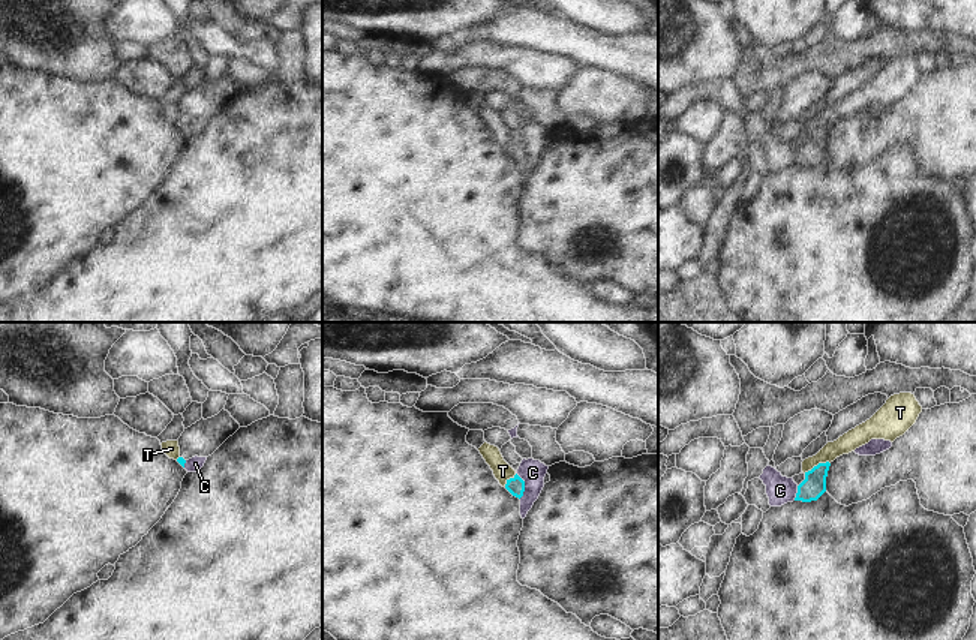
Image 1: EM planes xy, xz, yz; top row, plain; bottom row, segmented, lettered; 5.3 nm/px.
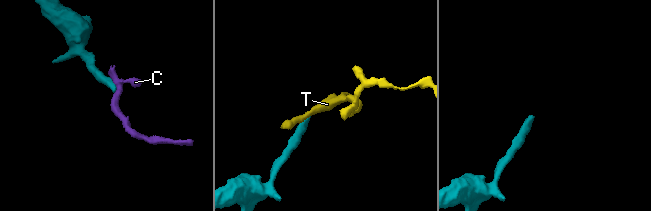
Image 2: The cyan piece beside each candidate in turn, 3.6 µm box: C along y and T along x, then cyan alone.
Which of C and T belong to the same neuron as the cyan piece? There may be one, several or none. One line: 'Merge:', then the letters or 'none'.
Merge: none

